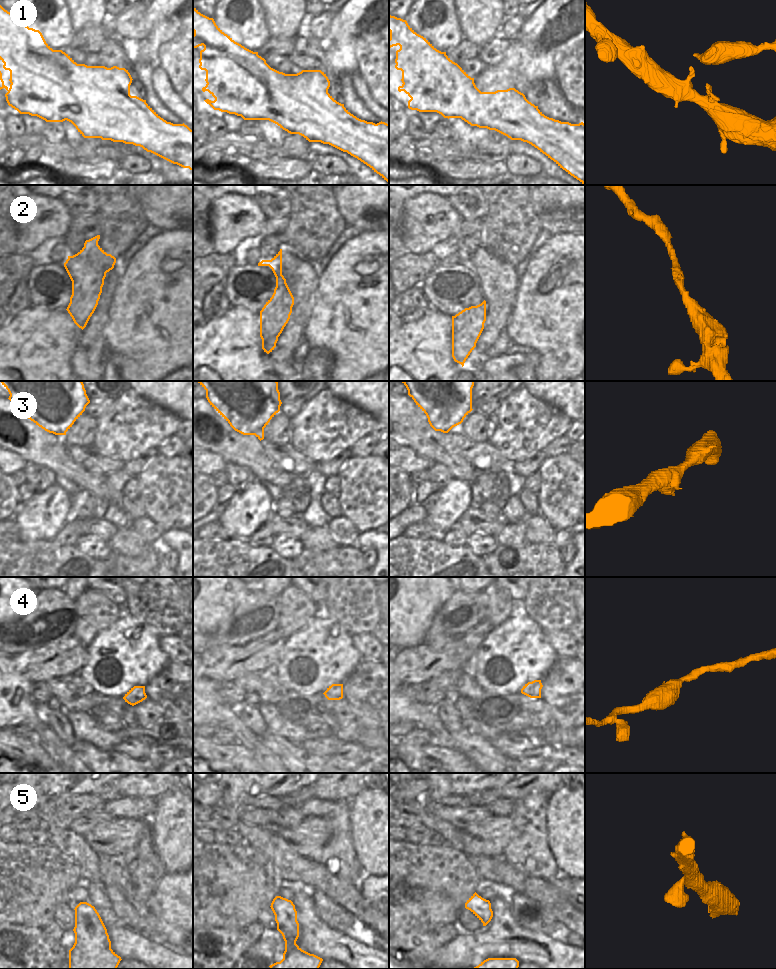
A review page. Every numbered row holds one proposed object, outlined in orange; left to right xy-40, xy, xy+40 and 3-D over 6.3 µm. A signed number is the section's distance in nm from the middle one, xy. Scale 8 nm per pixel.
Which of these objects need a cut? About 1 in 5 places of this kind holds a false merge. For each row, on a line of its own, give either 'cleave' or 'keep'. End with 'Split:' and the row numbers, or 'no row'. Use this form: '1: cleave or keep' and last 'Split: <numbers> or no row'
1: keep
2: keep
3: keep
4: keep
5: keep
Split: no row

